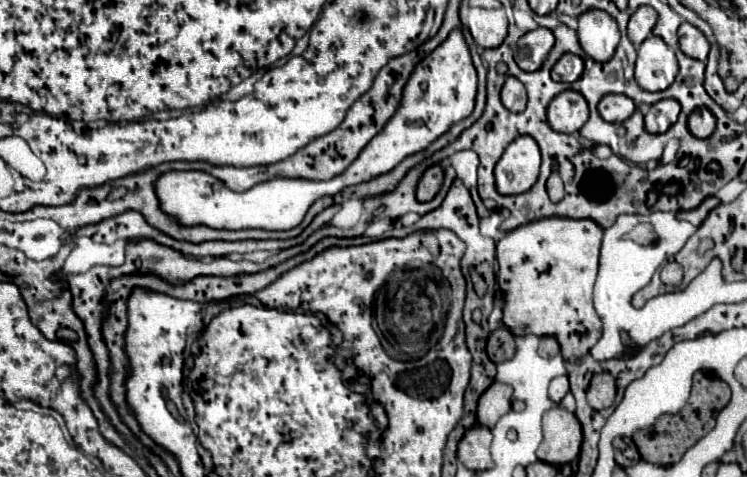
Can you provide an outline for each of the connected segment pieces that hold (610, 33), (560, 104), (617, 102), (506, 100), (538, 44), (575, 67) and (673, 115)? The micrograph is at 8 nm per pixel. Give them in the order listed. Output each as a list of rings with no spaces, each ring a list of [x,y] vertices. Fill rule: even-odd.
[[[586,11],[578,19],[578,39],[586,55],[594,61],[608,61],[620,41],[620,31],[616,21],[604,11]]]
[[[562,91],[548,105],[548,123],[558,133],[578,133],[588,121],[588,103],[578,91]]]
[[[604,95],[598,103],[598,113],[608,123],[622,123],[634,113],[634,101],[626,95]]]
[[[516,77],[506,79],[502,87],[502,103],[512,113],[520,113],[526,109],[526,89]]]
[[[544,27],[528,31],[518,41],[518,47],[514,51],[514,61],[518,63],[518,67],[522,71],[536,71],[548,57],[552,45],[554,45],[552,31],[548,31]]]
[[[564,53],[552,67],[554,81],[576,81],[584,71],[584,61],[574,53]]]
[[[662,99],[650,107],[644,115],[644,129],[648,133],[666,133],[670,125],[676,123],[680,113],[680,103],[674,99]]]

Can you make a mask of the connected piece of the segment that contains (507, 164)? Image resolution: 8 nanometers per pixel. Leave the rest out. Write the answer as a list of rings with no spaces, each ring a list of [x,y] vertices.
[[[528,135],[514,139],[494,167],[498,193],[518,195],[528,191],[538,179],[538,169],[540,169],[540,149],[536,141]]]

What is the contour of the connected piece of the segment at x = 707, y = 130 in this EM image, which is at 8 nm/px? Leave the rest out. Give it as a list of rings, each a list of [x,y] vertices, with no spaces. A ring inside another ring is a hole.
[[[700,107],[688,117],[688,129],[694,137],[706,139],[716,129],[716,117],[706,107]]]

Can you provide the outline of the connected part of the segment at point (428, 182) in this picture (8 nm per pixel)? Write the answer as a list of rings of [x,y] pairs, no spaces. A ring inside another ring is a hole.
[[[434,165],[430,169],[424,171],[420,183],[418,183],[418,191],[416,191],[416,199],[418,201],[432,201],[436,197],[436,193],[440,191],[440,185],[442,185],[442,179],[444,179],[444,171],[440,165]]]

